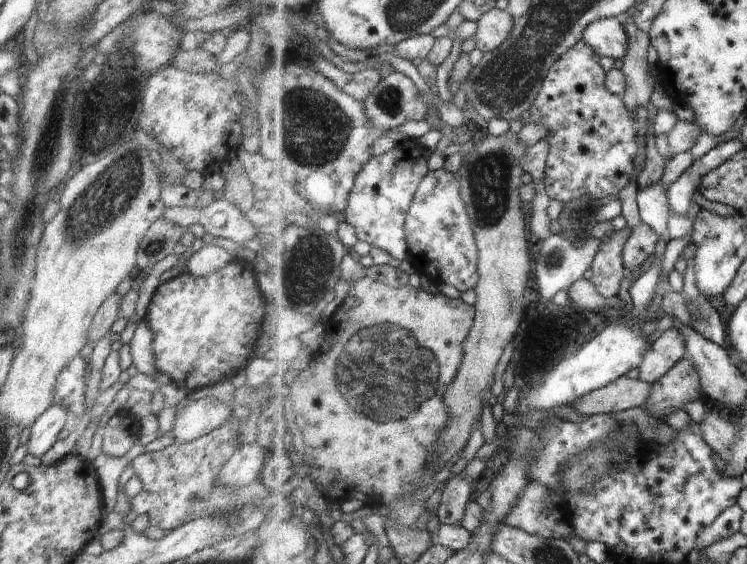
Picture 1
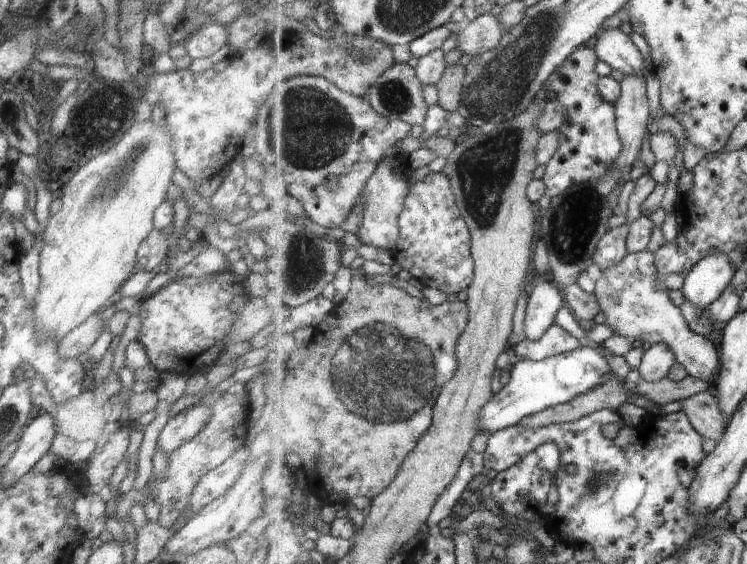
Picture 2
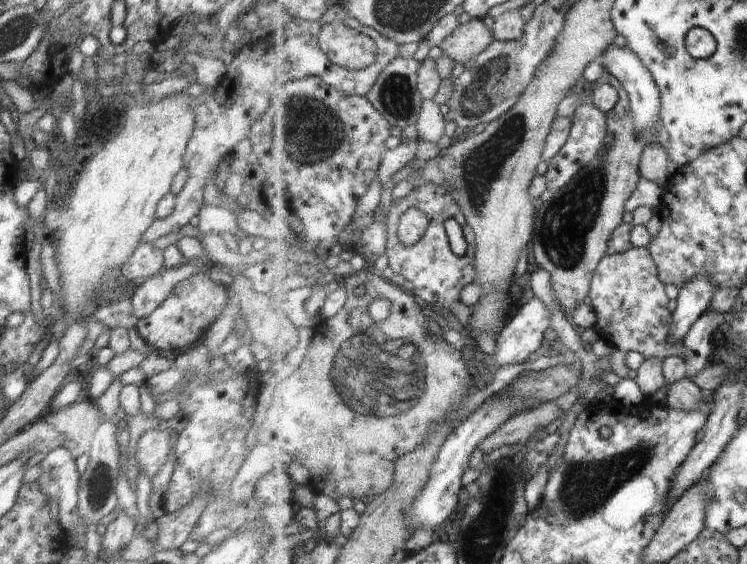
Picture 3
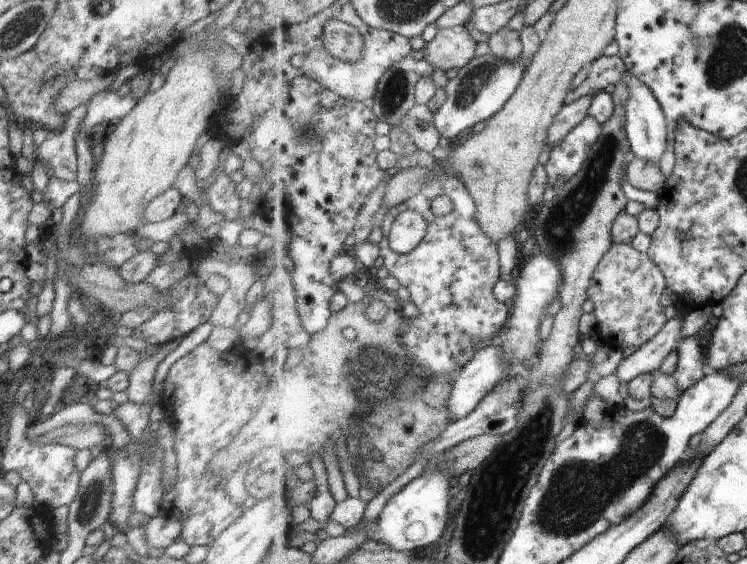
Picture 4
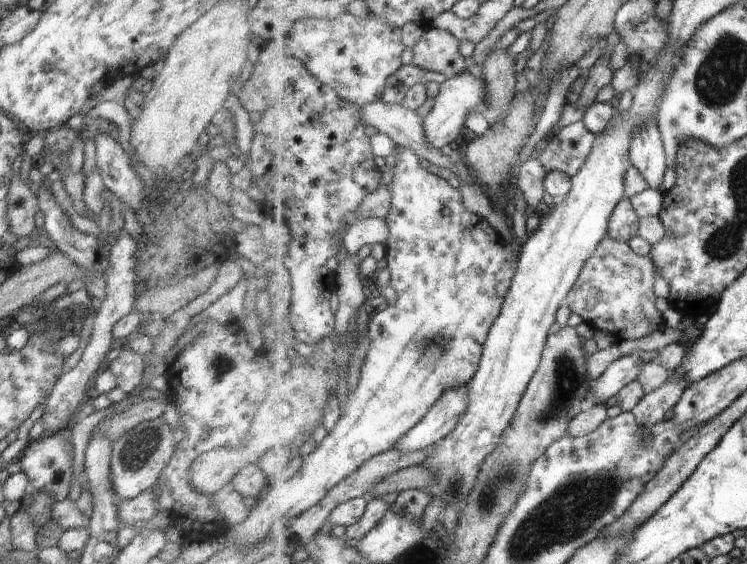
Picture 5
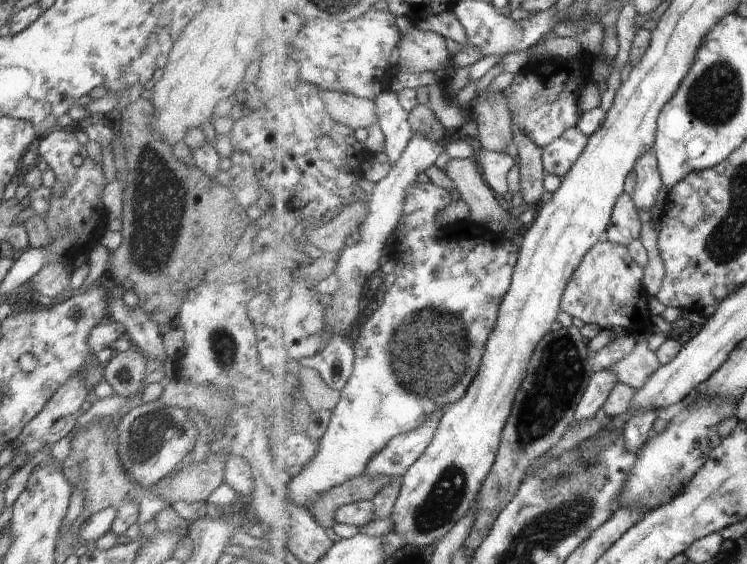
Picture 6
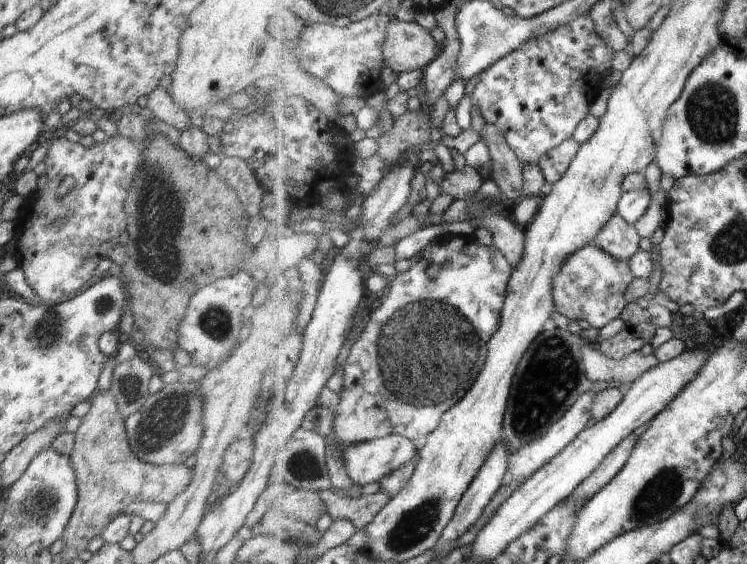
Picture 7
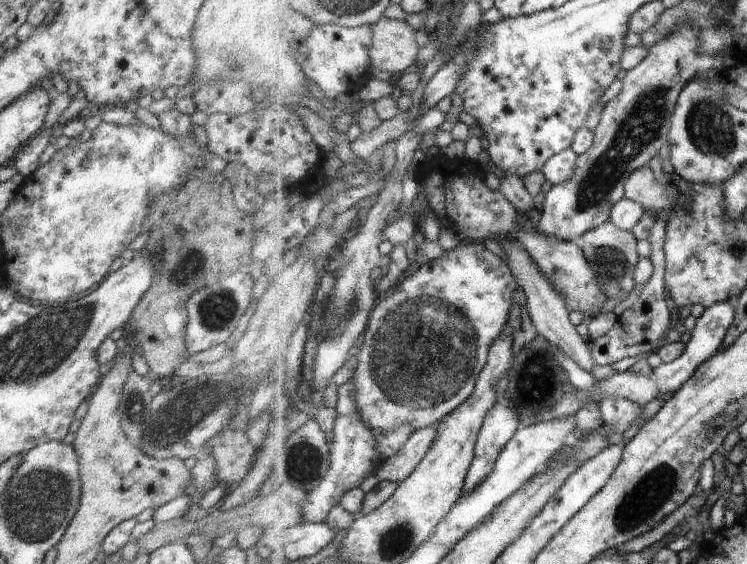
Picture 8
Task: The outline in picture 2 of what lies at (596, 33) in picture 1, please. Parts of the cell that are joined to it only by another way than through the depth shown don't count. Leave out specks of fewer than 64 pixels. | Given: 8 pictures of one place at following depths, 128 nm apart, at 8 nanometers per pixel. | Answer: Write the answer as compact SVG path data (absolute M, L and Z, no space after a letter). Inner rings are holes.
M620 27L609 28L599 34L595 44L596 52L599 54L599 59L610 63L613 69L621 71L625 76L638 76L642 80L646 80L646 72L653 69L646 69L646 62L642 52L638 50L638 46L634 44L631 34L626 34Z

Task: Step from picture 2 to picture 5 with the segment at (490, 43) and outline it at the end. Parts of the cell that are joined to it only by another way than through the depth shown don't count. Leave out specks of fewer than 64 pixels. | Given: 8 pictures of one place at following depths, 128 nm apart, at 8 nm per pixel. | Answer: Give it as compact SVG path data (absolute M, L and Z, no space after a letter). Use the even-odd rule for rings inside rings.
M432 28L424 32L414 46L414 56L410 61L426 70L447 74L450 79L458 77L469 70L460 42L449 30Z

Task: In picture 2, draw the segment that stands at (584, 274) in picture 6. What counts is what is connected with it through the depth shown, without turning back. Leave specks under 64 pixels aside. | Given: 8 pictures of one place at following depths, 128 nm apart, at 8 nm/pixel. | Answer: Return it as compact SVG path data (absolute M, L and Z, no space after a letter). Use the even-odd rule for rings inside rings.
M629 253L619 265L602 272L597 281L595 293L603 310L599 320L609 324L616 331L615 334L628 336L634 341L644 338L644 342L649 340L651 344L668 345L676 353L679 362L687 366L690 375L716 384L714 376L720 374L723 366L718 348L708 337L692 330L682 308L672 302L668 290L658 290L660 278L662 274L656 262L656 253Z

